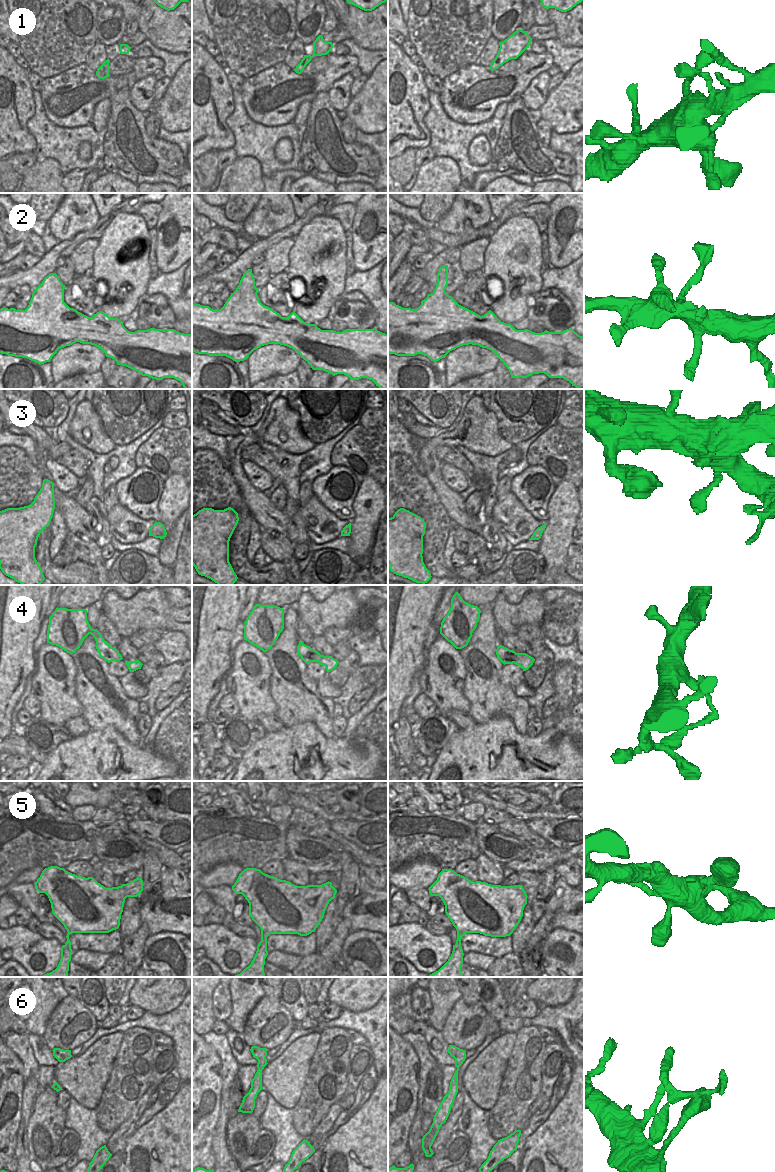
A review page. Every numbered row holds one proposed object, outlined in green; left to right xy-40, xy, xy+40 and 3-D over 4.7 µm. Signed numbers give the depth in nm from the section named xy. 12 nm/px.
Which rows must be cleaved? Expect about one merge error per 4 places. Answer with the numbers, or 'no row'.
4, 6.

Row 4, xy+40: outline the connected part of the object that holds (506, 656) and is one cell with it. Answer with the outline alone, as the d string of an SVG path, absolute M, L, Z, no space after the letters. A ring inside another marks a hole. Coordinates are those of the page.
M499 645L496 649L496 655L498 659L505 665L505 664L513 664L513 661L516 659L516 653L513 650L510 650L502 645Z

